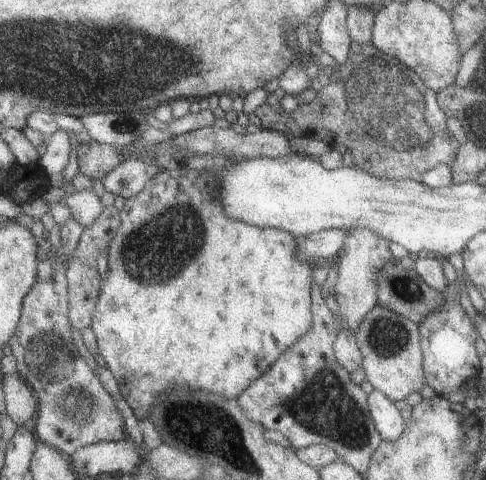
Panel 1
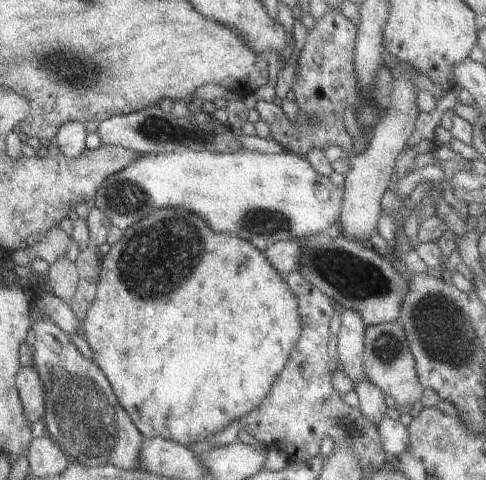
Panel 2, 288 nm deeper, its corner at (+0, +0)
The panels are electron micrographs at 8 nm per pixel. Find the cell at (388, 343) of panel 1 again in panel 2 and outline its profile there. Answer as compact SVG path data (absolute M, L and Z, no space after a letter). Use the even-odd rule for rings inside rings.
M387 322L365 328L365 350L363 350L363 370L365 378L373 382L385 396L391 396L397 406L415 404L423 394L423 386L417 380L415 358L407 348L407 340L403 336L401 322Z

